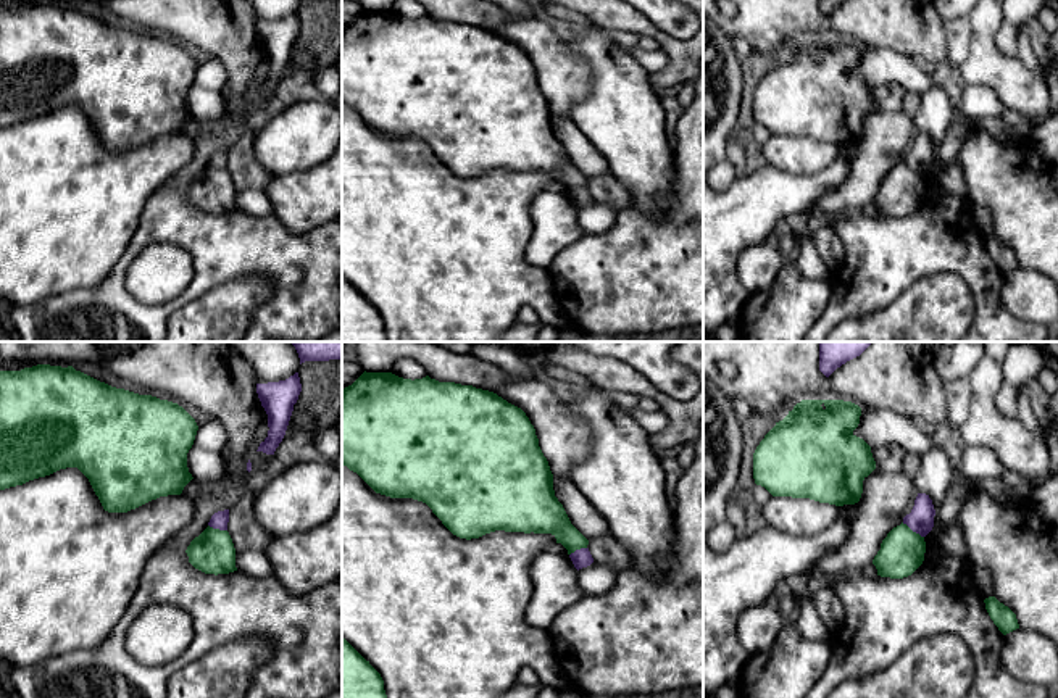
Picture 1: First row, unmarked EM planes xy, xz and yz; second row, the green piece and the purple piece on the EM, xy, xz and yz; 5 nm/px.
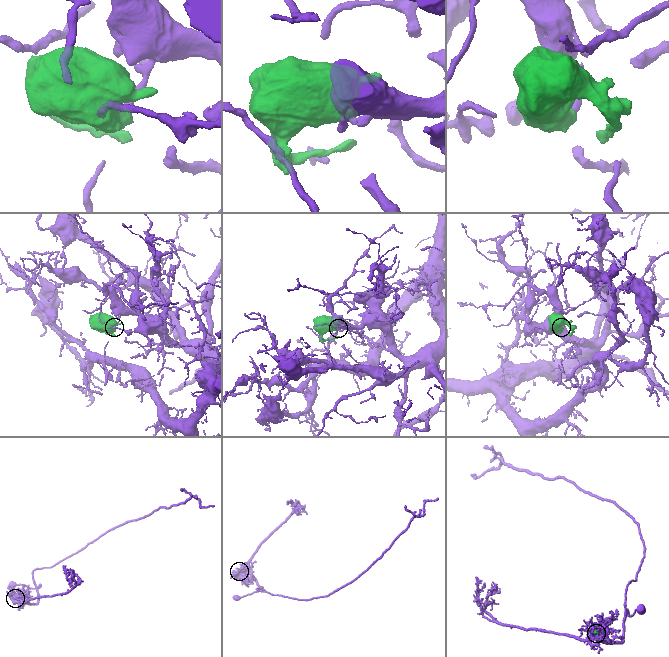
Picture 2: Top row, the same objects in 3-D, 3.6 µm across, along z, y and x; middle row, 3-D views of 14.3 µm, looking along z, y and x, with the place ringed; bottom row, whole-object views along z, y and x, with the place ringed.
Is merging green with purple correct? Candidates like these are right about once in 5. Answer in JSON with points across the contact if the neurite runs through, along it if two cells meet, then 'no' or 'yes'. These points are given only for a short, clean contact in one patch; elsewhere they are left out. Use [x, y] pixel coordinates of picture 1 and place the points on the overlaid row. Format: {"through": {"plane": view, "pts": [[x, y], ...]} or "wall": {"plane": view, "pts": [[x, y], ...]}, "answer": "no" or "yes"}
{"wall": {"plane": "yz", "pts": [[902, 523], [923, 537]]}, "answer": "no"}

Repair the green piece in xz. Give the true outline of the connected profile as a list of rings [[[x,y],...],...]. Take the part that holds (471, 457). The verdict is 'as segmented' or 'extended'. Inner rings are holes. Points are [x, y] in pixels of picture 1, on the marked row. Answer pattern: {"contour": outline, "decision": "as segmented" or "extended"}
{"contour": [[[364,371],[342,390],[342,466],[356,472],[376,493],[426,503],[460,538],[479,538],[495,530],[552,534],[568,555],[589,545],[555,496],[553,474],[529,418],[489,390],[429,376],[411,380]]], "decision": "as segmented"}

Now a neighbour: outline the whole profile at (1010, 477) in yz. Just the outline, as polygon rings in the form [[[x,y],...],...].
[[[1005,471],[1002,480],[1019,496],[1029,498],[1031,488],[1026,480],[1014,471]]]

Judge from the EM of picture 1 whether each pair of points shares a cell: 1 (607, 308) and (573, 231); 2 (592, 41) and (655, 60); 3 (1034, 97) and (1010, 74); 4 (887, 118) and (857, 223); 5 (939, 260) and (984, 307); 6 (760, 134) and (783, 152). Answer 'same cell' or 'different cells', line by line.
1: different cells
2: different cells
3: same cell
4: different cells
5: same cell
6: different cells

